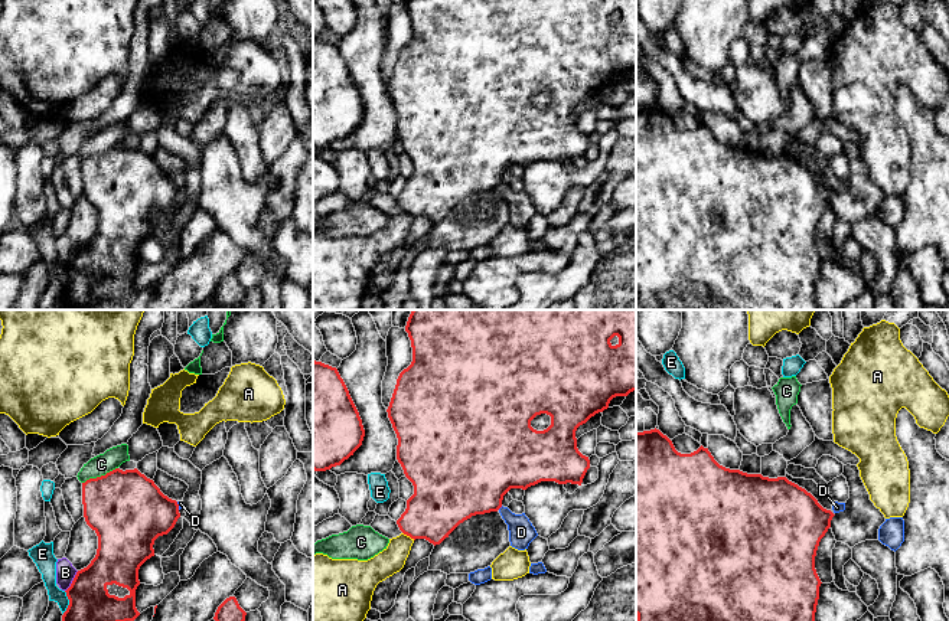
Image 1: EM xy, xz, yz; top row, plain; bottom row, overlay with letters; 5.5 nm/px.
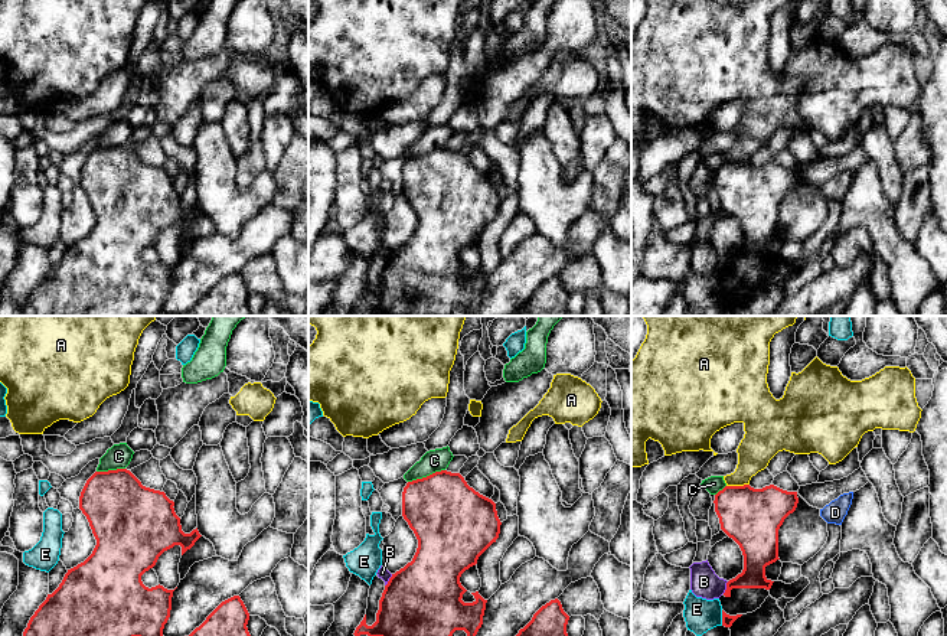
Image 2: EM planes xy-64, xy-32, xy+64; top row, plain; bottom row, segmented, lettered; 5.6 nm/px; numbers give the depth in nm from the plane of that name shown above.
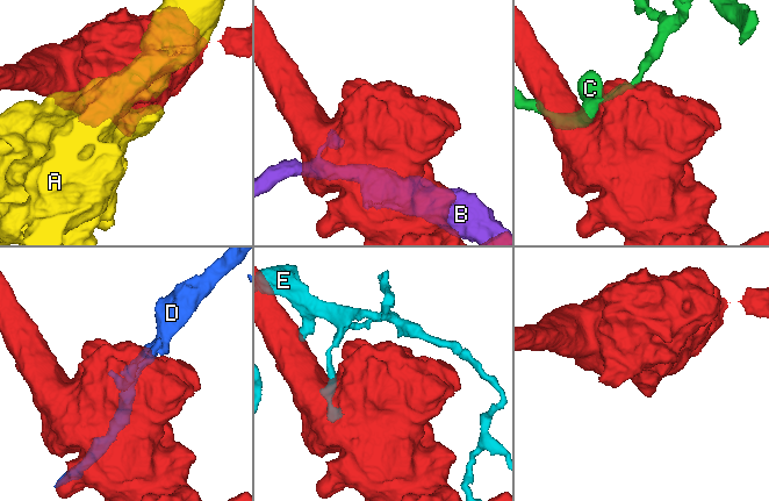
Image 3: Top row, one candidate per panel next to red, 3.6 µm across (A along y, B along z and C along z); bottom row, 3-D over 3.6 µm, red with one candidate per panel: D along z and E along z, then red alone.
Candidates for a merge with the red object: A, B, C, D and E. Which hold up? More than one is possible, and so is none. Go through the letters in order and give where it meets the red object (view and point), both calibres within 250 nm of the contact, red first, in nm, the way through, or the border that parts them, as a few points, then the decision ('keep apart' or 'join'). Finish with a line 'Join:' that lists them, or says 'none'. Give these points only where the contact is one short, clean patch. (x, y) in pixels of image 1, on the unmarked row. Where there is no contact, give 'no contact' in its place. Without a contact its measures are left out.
A: contact xz (408, 212); calibres 320 and 150 nm; border xz (403, 209), (414, 216); keep apart
B: contact xy (72, 258); calibres 240 and 110 nm; keep apart
C: contact xy (101, 153); calibres 420 and 120 nm; border xy (117, 144), (104, 152), (90, 154), (82, 160); keep apart
D: contact xz (499, 185); calibres 460 and 140 nm; border xz (502, 183), (498, 186); keep apart
E: contact xy (69, 280); calibres 240 and 110 nm; keep apart
Join: none

